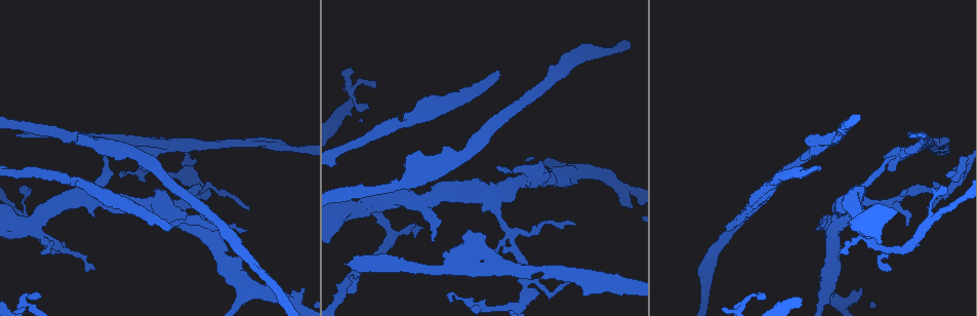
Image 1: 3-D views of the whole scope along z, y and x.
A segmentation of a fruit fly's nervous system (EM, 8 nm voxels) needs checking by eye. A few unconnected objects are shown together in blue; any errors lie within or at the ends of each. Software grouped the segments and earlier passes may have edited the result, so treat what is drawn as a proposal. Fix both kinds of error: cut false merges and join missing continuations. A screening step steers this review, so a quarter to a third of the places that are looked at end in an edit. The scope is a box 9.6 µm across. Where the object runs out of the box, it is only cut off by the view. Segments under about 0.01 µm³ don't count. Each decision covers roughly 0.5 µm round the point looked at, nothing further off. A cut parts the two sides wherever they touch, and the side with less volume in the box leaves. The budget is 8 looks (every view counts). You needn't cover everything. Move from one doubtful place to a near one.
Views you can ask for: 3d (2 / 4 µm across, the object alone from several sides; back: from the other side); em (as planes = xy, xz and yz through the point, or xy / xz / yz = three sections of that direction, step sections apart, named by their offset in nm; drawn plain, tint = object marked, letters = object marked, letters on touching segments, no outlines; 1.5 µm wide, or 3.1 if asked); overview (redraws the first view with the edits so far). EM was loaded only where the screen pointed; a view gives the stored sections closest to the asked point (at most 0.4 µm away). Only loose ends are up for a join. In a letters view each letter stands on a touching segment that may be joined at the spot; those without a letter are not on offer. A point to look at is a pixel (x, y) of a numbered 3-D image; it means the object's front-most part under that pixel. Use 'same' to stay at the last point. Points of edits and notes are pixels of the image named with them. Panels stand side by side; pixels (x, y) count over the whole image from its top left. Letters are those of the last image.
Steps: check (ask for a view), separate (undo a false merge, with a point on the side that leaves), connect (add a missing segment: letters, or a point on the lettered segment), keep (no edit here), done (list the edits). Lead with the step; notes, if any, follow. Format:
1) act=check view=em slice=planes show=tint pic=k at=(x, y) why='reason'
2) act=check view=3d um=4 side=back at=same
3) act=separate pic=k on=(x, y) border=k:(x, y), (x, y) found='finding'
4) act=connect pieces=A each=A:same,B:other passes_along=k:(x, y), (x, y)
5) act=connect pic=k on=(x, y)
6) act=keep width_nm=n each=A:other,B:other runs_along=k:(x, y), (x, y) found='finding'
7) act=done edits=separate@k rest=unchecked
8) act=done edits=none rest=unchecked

act=check view=3d um=4 pic=1 at=(502, 259) why='closes a loop'

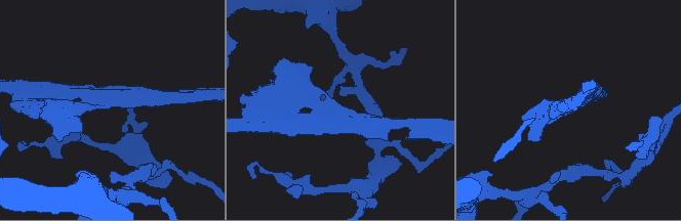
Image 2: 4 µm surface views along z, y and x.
act=check view=em slice=planes show=letters pic=2 at=(339, 104)

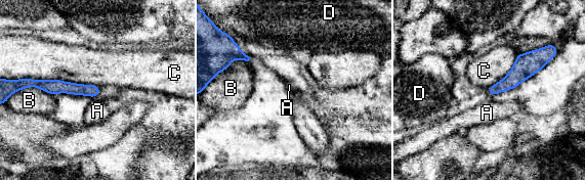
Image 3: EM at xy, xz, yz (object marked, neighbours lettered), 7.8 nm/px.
act=keep longest_contact=C:550nm each=A:other,B:other,C:other,D:other runs_along=3:(543, 58), (491, 91) found='continuous, no second neuron'

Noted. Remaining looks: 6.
act=check view=3d um=4 pic=1 at=(816, 148)

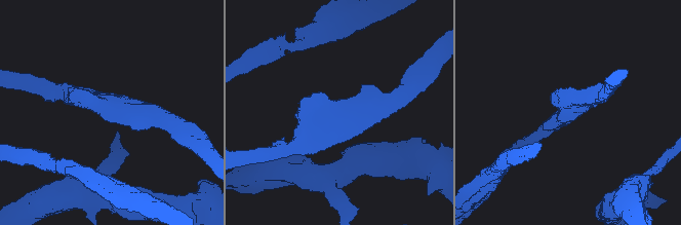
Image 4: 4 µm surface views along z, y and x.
act=check view=em slice=xz step=4 show=tint pic=4 at=(567, 108) why='now the EM'

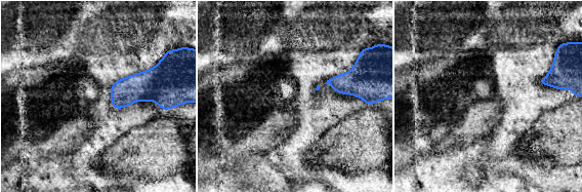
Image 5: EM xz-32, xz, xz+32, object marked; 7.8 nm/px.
act=check view=em slice=xz step=4 show=letters at=same why='see the neighbours'

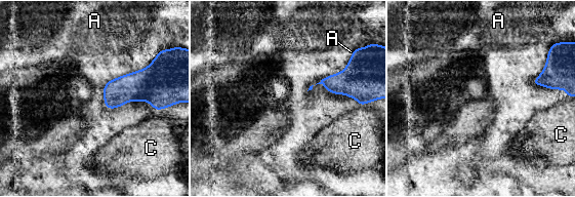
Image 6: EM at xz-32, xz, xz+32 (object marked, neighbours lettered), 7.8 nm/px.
act=keep each=A:other,C:other found='one neuron here'

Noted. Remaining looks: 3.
act=check view=3d um=4 pic=1 at=(941, 142)

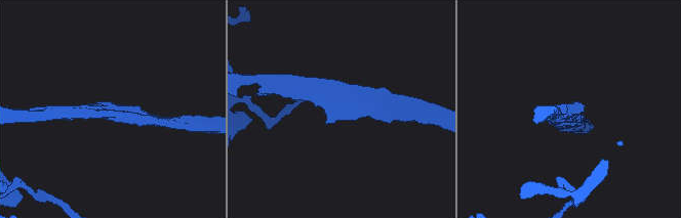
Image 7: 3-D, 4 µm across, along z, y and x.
act=check view=em slice=planes show=letters pic=7 at=(570, 111)

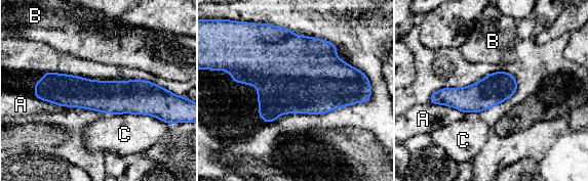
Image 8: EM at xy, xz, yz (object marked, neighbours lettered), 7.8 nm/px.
act=keep width_nm=240 each=A:other,B:other,C:other border=8:(107, 112), (147, 114), (162, 121) found='all the same neuron'

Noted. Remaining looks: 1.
act=done edits=none rest=unchecked

